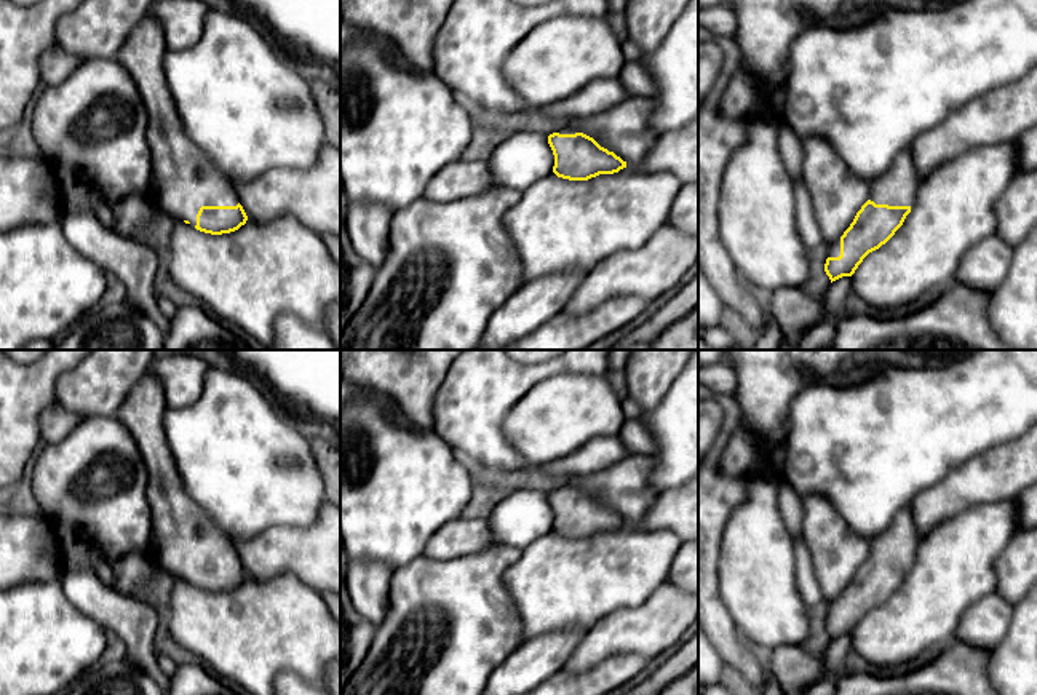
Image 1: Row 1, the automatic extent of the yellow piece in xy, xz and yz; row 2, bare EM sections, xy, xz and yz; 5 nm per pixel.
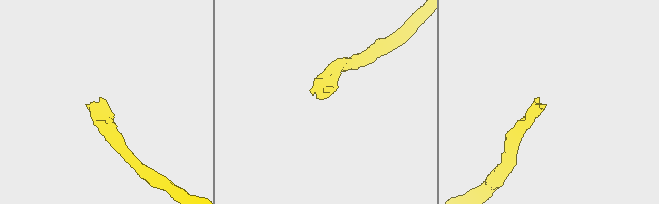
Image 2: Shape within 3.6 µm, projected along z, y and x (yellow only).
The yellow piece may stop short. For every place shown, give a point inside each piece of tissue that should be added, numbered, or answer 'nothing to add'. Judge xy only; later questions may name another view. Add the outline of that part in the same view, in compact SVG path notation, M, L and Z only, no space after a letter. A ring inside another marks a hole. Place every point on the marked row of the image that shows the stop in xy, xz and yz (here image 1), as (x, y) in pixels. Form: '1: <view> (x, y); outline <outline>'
1: xy (184, 179); outline M149 8L115 59L133 77L147 109L157 206L195 227L201 206L236 206L240 201L233 184L184 133L163 69L166 51L163 27Z

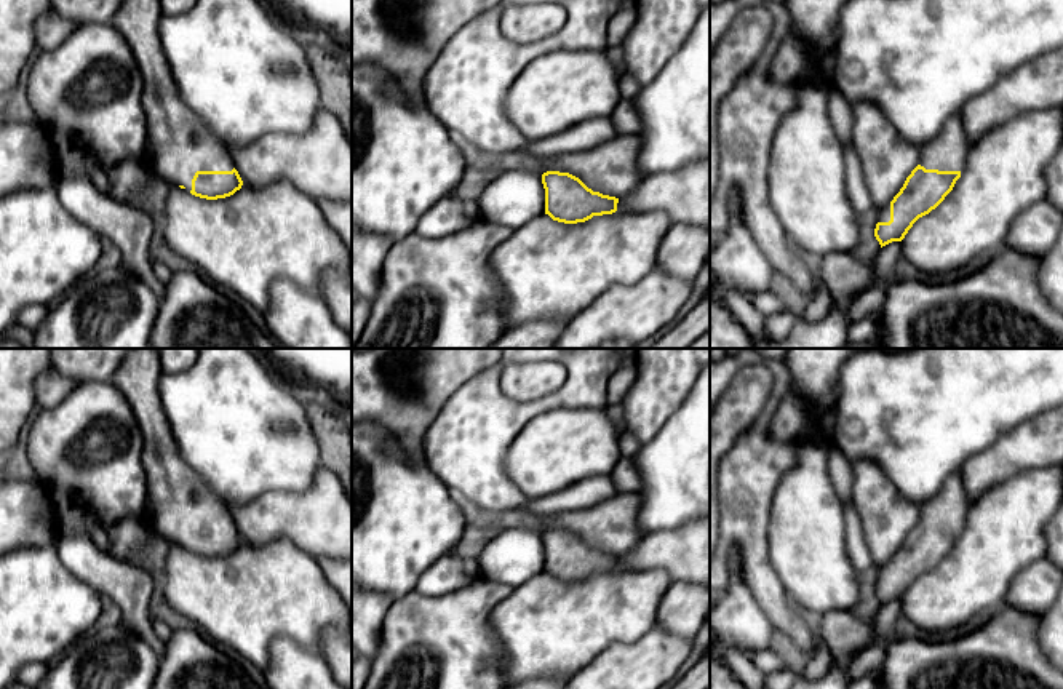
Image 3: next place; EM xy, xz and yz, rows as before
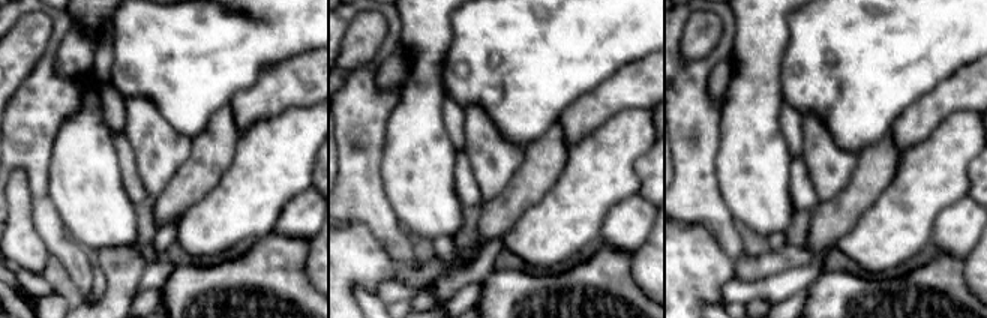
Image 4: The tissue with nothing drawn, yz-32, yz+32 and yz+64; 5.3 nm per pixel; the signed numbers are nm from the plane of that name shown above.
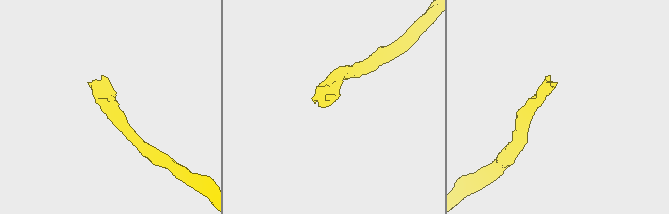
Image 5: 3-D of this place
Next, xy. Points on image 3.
1: xy (179, 144); outline M123 0L110 24L128 42L142 74L152 171L190 192L197 171L235 166L229 149L179 98L158 34L161 16L160 0Z

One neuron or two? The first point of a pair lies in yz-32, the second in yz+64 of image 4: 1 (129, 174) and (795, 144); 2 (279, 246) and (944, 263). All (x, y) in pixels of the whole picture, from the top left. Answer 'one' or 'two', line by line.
1: two
2: one

